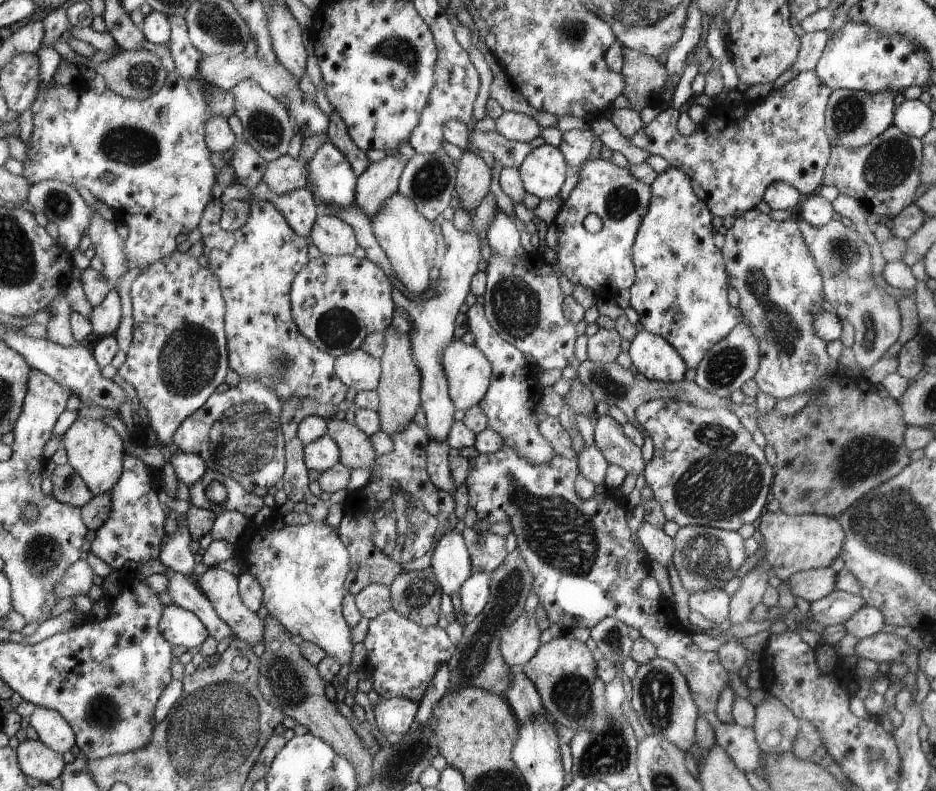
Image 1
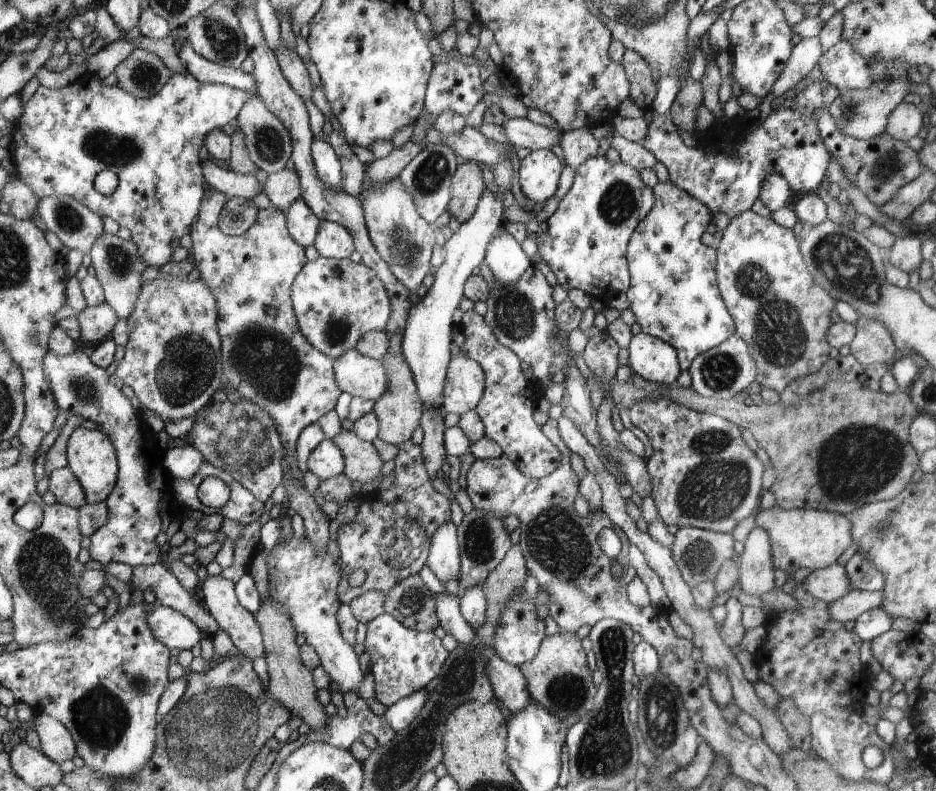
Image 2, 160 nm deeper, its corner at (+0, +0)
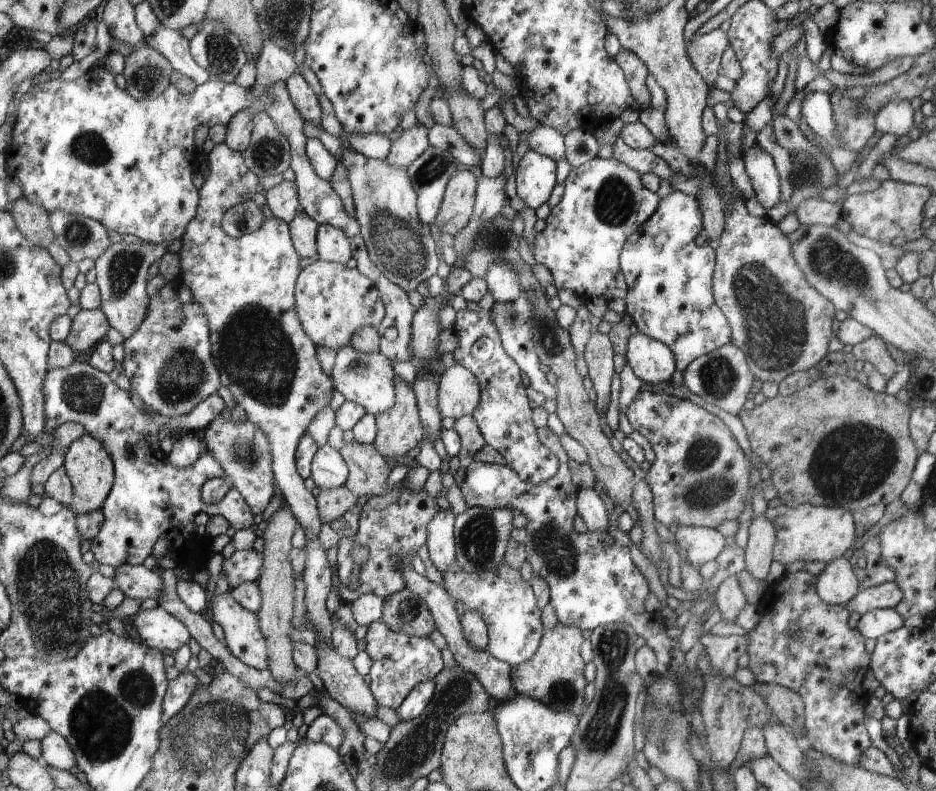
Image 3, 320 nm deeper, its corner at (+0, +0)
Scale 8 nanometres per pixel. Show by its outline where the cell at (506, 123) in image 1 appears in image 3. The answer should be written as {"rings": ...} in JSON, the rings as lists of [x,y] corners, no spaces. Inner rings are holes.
{"rings":[[[536,126],[532,132],[528,132],[527,142],[528,150],[548,156],[556,163],[565,158],[565,136],[554,128]]]}

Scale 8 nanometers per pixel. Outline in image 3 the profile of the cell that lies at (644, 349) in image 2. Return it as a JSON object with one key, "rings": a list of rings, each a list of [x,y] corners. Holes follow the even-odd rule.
{"rings":[[[639,333],[627,344],[626,363],[640,380],[648,384],[669,383],[676,372],[672,350],[666,344]]]}

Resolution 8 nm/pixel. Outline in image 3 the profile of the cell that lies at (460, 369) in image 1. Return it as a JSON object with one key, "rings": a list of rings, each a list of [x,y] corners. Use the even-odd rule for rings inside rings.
{"rings":[[[457,363],[443,371],[438,380],[438,410],[443,418],[472,415],[479,401],[480,382],[472,372]]]}

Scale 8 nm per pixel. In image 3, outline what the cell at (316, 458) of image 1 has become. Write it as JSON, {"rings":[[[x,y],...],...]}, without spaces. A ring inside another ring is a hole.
{"rings":[[[330,444],[317,449],[311,465],[311,477],[320,489],[334,489],[346,486],[350,477],[350,465],[340,452]]]}

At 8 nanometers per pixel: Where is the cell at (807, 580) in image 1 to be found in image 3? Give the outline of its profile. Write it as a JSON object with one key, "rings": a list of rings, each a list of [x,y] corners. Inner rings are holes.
{"rings":[[[836,558],[817,576],[815,590],[818,597],[830,605],[846,605],[861,592],[858,578],[846,558]]]}

